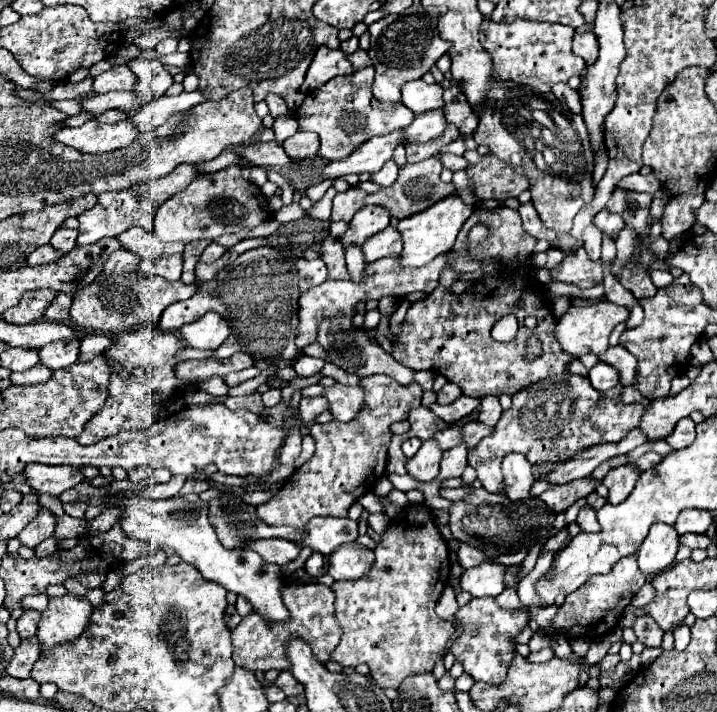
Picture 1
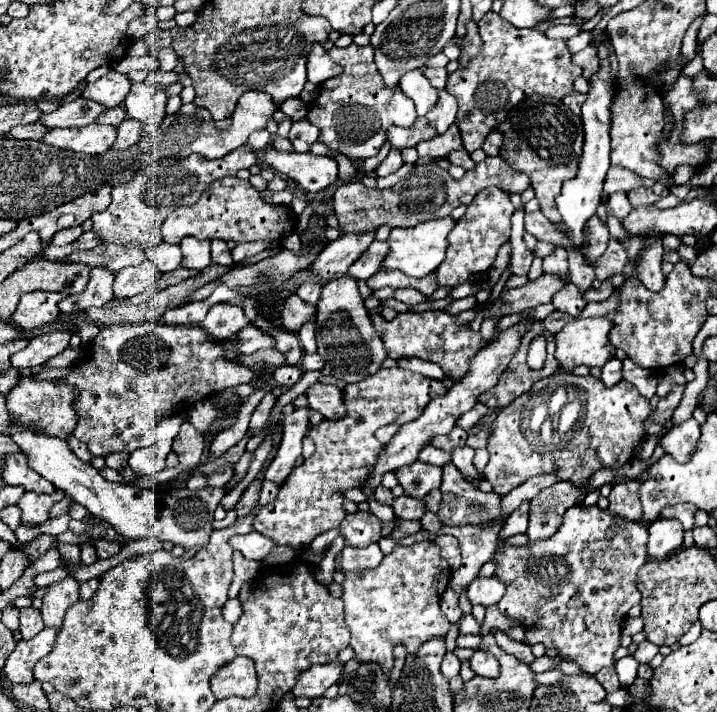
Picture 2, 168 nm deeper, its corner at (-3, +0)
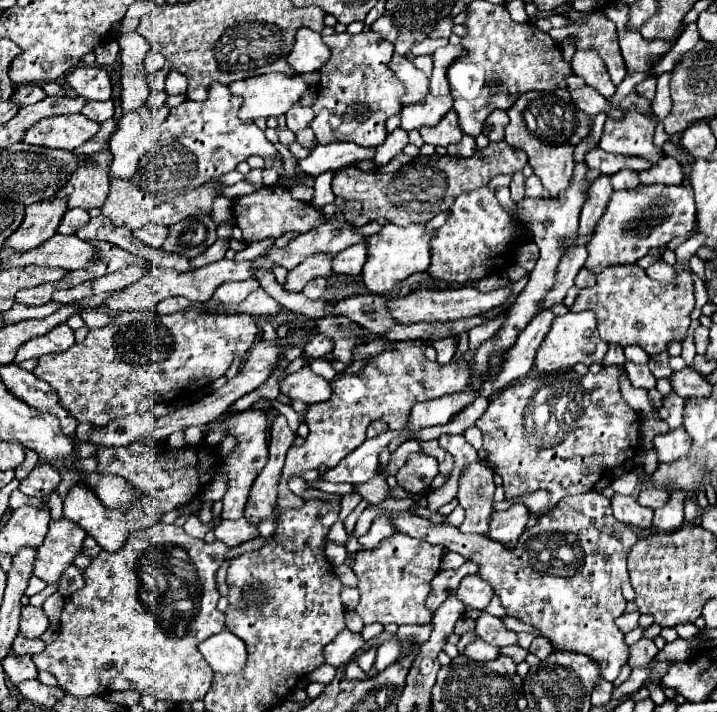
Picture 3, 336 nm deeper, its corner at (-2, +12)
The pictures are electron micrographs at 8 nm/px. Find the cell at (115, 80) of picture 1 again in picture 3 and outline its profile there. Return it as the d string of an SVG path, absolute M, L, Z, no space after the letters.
M77 66L65 82L75 90L77 96L87 100L109 100L111 98L111 78L99 66Z

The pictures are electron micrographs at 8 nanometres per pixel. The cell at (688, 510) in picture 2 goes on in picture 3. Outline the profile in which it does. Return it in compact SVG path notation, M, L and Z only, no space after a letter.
M645 488L639 492L637 496L637 502L641 506L647 506L647 508L661 508L665 502L669 500L669 490L667 488Z

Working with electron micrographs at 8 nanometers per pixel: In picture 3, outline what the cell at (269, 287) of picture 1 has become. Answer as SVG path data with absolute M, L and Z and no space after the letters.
M167 298L157 304L157 312L159 314L175 314L175 312L183 312L187 306L189 306L189 302L183 298Z

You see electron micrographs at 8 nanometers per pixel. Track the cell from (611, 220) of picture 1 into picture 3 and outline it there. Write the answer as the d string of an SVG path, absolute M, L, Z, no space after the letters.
M623 168L619 172L615 172L611 176L611 182L613 182L613 188L615 190L627 190L627 188L637 188L639 186L639 174L635 170L629 170L629 168Z

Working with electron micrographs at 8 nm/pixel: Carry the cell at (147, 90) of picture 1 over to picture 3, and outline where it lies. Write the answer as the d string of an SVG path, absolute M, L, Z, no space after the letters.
M147 108L123 114L117 132L109 140L113 162L107 168L109 178L127 180L137 172L139 158L155 146L155 116Z

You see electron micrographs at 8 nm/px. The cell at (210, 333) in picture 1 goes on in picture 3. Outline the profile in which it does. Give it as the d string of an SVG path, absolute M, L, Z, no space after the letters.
M247 278L241 282L227 282L215 290L213 298L219 302L225 302L225 304L239 304L257 288L259 288L257 278Z

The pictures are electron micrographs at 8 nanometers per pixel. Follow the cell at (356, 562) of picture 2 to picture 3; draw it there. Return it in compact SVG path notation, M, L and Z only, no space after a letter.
M385 514L385 516L377 516L377 518L373 520L369 532L367 532L365 536L361 536L359 542L361 542L363 548L367 550L367 548L375 548L381 540L385 540L385 538L389 538L389 536L393 536L393 534L397 534L397 528L391 524L391 518Z

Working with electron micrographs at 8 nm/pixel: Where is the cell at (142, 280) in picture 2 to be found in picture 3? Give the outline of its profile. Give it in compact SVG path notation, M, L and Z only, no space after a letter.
M123 268L111 276L103 276L99 280L93 280L93 292L95 294L101 294L101 292L117 292L117 290L123 290L127 288L129 284L133 284L137 278L143 278L145 276L145 268Z

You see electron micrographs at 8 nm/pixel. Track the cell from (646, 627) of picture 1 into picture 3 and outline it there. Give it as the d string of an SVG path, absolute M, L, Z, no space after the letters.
M641 638L631 646L631 656L629 656L629 666L631 668L647 668L649 662L657 656L657 646L649 638Z

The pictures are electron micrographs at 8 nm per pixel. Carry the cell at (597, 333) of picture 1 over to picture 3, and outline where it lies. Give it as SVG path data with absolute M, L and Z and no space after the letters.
M567 312L565 316L555 318L551 330L547 332L547 336L543 338L541 346L537 348L535 354L535 370L549 374L549 372L559 372L559 370L567 370L573 368L577 362L591 366L591 364L601 364L607 352L607 342L603 342L599 338L597 332L597 324L595 324L595 314L593 312Z

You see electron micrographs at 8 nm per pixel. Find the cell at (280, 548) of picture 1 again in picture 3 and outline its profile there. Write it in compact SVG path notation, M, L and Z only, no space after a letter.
M247 518L241 520L221 520L221 524L215 530L217 540L221 540L227 546L235 546L241 542L247 542L251 538L257 536L257 528L251 528L251 524L247 524Z

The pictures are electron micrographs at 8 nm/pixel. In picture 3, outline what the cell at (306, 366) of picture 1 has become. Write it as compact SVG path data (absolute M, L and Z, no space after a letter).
M315 334L307 344L305 344L305 354L307 356L313 356L313 358L319 358L319 356L325 356L333 350L333 340L323 336L323 334Z

